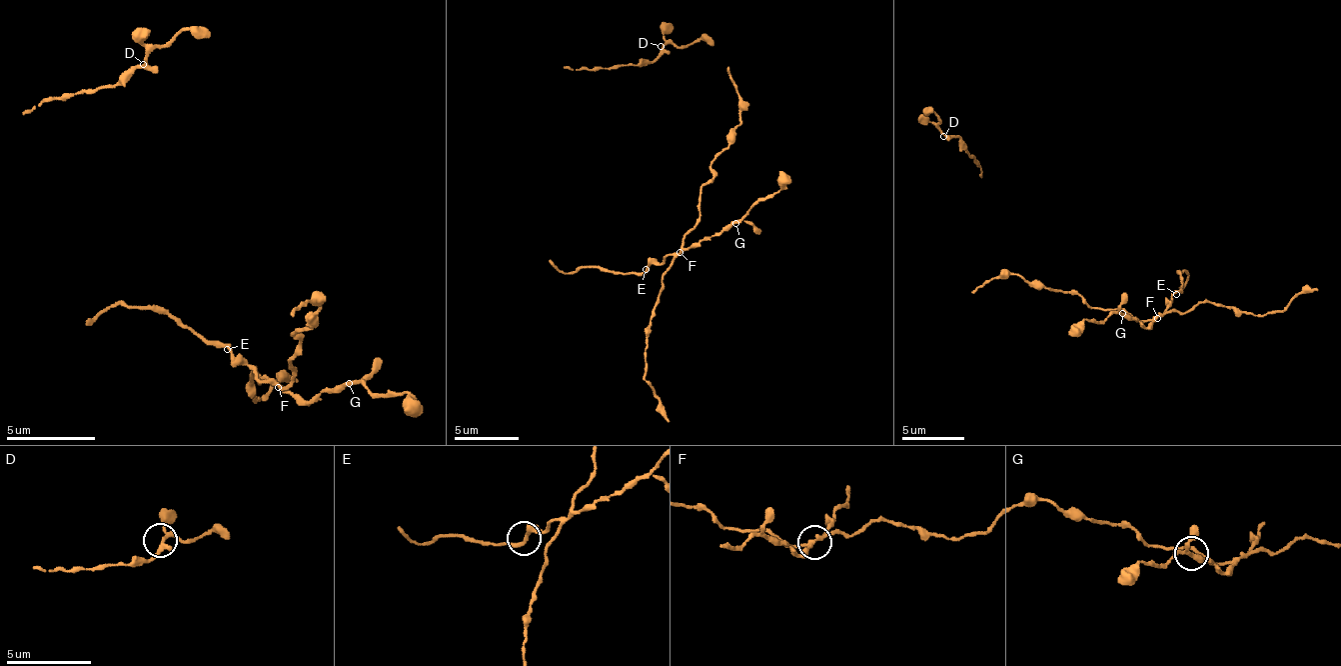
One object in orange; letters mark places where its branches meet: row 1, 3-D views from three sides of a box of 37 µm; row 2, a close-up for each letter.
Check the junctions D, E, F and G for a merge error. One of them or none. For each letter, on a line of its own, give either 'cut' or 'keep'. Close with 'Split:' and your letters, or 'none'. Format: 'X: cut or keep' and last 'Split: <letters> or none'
D: keep
E: keep
F: cut
G: keep
Split: F

